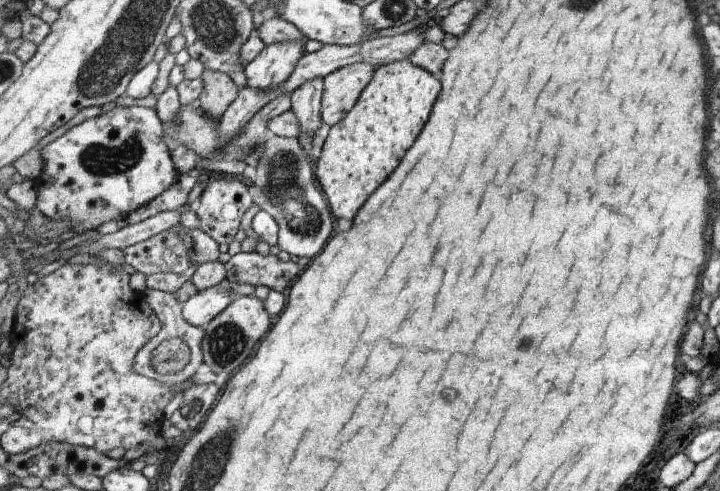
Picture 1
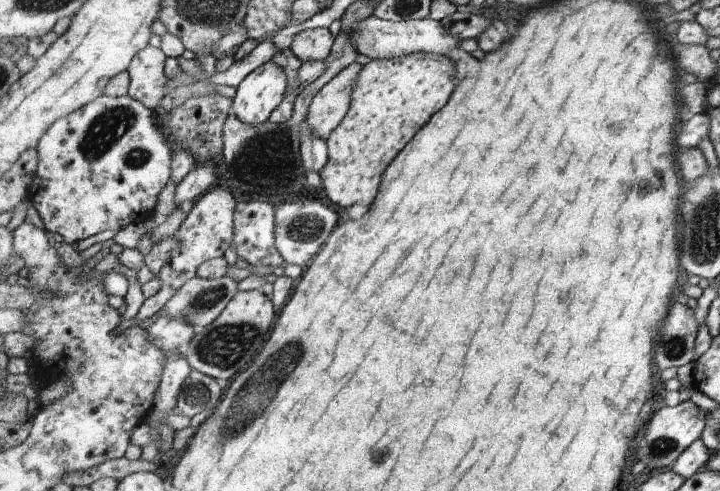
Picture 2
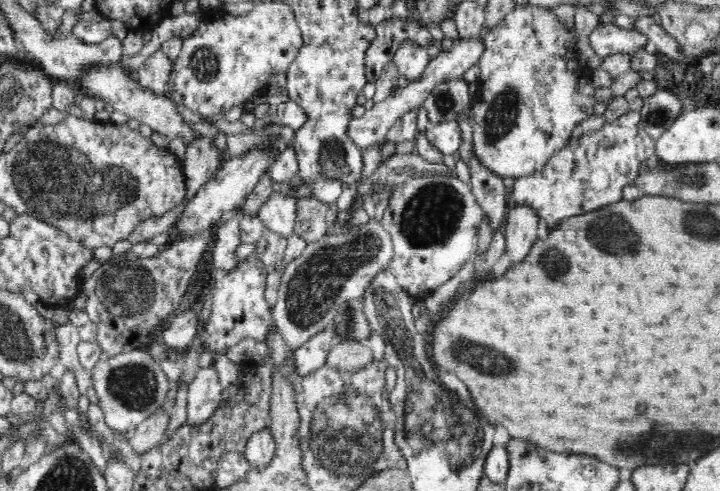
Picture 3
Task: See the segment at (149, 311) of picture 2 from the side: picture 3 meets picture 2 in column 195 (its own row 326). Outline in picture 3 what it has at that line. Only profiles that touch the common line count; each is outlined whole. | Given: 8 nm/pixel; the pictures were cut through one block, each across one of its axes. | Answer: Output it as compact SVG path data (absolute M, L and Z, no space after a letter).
M254 253L246 260L238 262L232 270L225 274L222 281L215 284L211 294L209 319L204 325L203 332L200 333L200 336L205 339L206 357L204 360L207 360L208 363L213 363L212 358L209 357L212 351L224 355L226 348L246 337L258 340L263 346L270 333L278 333L273 311L264 299L267 272L268 268L262 265Z

